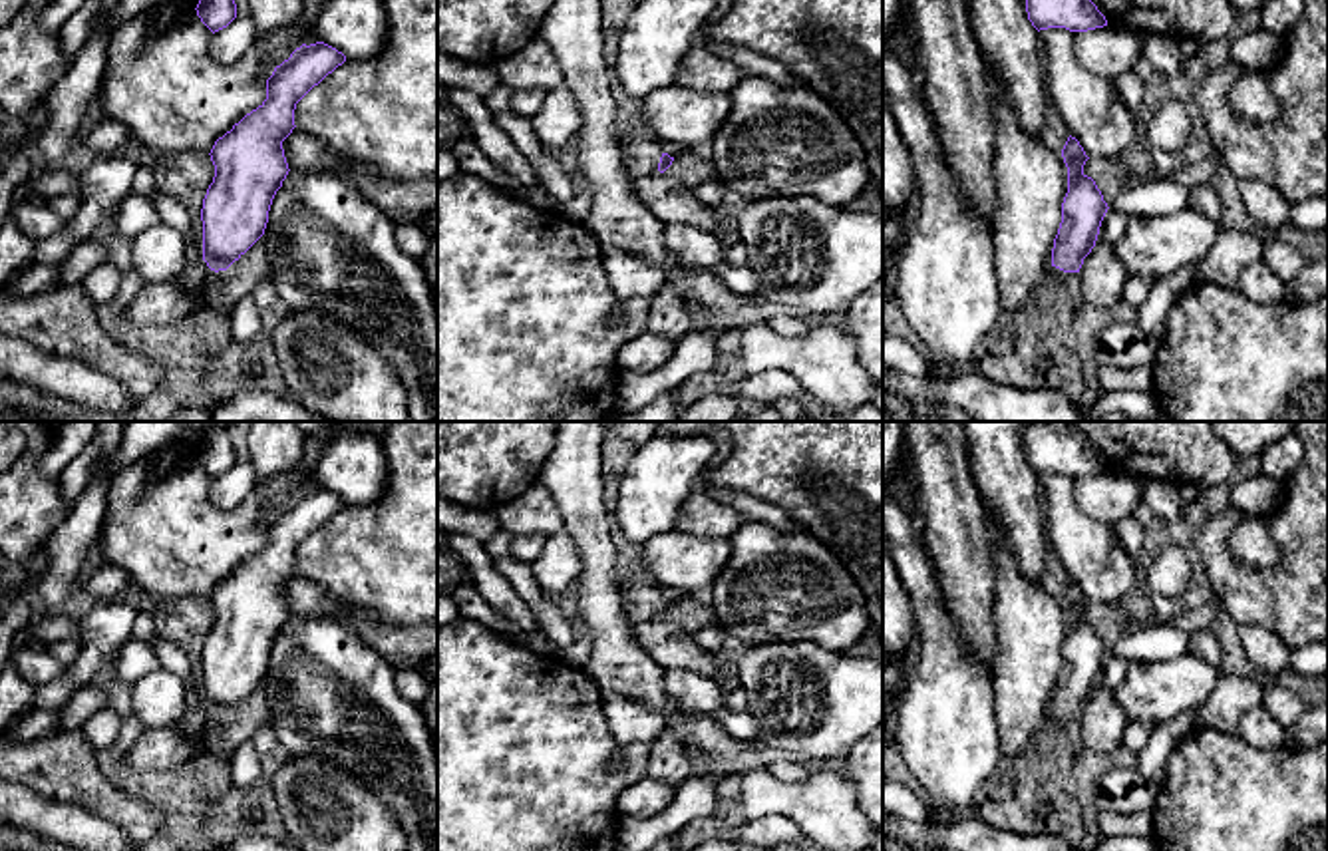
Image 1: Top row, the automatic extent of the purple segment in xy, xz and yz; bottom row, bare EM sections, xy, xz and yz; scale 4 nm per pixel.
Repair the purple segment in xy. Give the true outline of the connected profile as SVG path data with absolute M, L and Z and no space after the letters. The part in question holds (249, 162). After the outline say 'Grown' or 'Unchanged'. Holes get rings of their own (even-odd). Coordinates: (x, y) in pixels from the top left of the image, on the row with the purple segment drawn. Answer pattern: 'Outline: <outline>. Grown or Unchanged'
Outline: M324 42L302 44L266 80L266 99L215 141L209 153L215 177L201 209L203 258L189 260L177 278L187 296L199 296L213 270L227 270L264 235L272 199L290 171L282 141L296 127L296 103L344 62L346 56Z. Grown

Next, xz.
Outline: M620 135L620 151L632 179L664 173L674 161L656 137Z. Grown

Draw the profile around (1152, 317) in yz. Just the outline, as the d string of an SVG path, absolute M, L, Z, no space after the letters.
M1195 266L1157 278L1147 300L1137 308L1135 324L1157 344L1167 334L1167 316L1177 298L1193 284Z

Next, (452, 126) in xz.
M437 105L437 147L465 137L477 137L469 119L449 105Z

